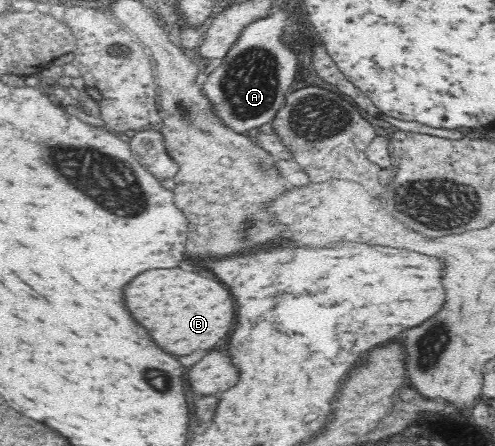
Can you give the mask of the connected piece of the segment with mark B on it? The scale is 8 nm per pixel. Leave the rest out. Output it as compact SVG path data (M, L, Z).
M151 269L125 287L125 305L131 317L143 325L155 345L171 355L191 355L195 349L211 349L233 329L235 307L229 291L213 279L183 269Z

